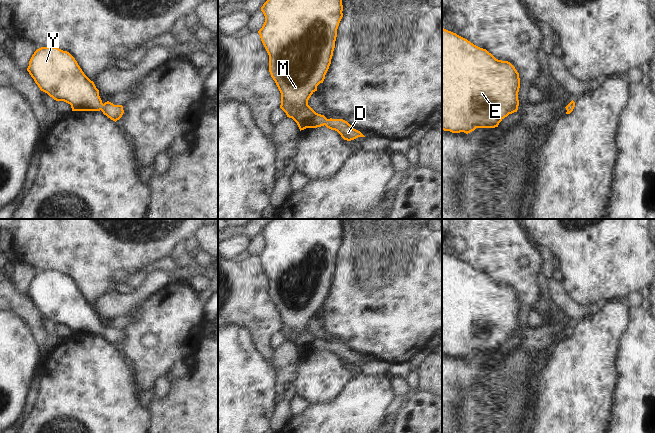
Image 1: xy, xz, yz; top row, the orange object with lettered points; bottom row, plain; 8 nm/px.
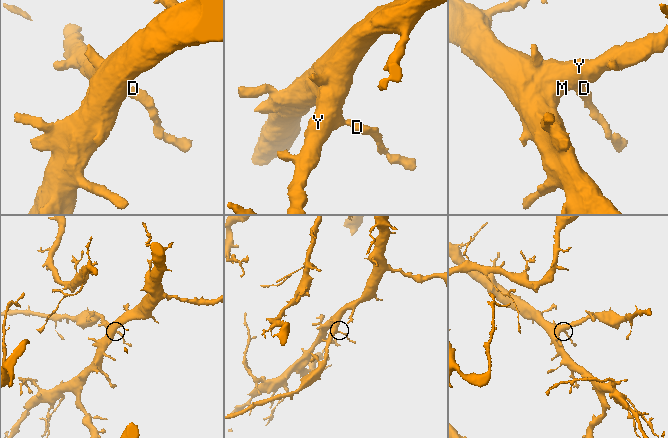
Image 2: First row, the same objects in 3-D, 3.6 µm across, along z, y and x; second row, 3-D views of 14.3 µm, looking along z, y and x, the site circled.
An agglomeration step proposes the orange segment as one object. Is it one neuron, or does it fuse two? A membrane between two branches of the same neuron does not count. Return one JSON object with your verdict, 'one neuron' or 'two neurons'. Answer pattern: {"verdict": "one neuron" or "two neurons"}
{"verdict": "one neuron"}

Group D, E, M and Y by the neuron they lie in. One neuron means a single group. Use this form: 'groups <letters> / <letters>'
groups D E M Y

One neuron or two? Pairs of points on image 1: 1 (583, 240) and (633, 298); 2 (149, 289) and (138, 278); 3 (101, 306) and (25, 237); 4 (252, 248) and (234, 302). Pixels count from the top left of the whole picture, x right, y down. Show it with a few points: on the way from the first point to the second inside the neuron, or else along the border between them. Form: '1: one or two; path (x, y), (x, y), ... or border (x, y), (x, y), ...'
1: two; border (638, 291), (631, 292), (626, 296)
2: two; border (147, 274), (144, 281), (135, 288)
3: two; border (113, 289), (99, 295), (93, 305)
4: two; border (250, 254), (257, 256)

